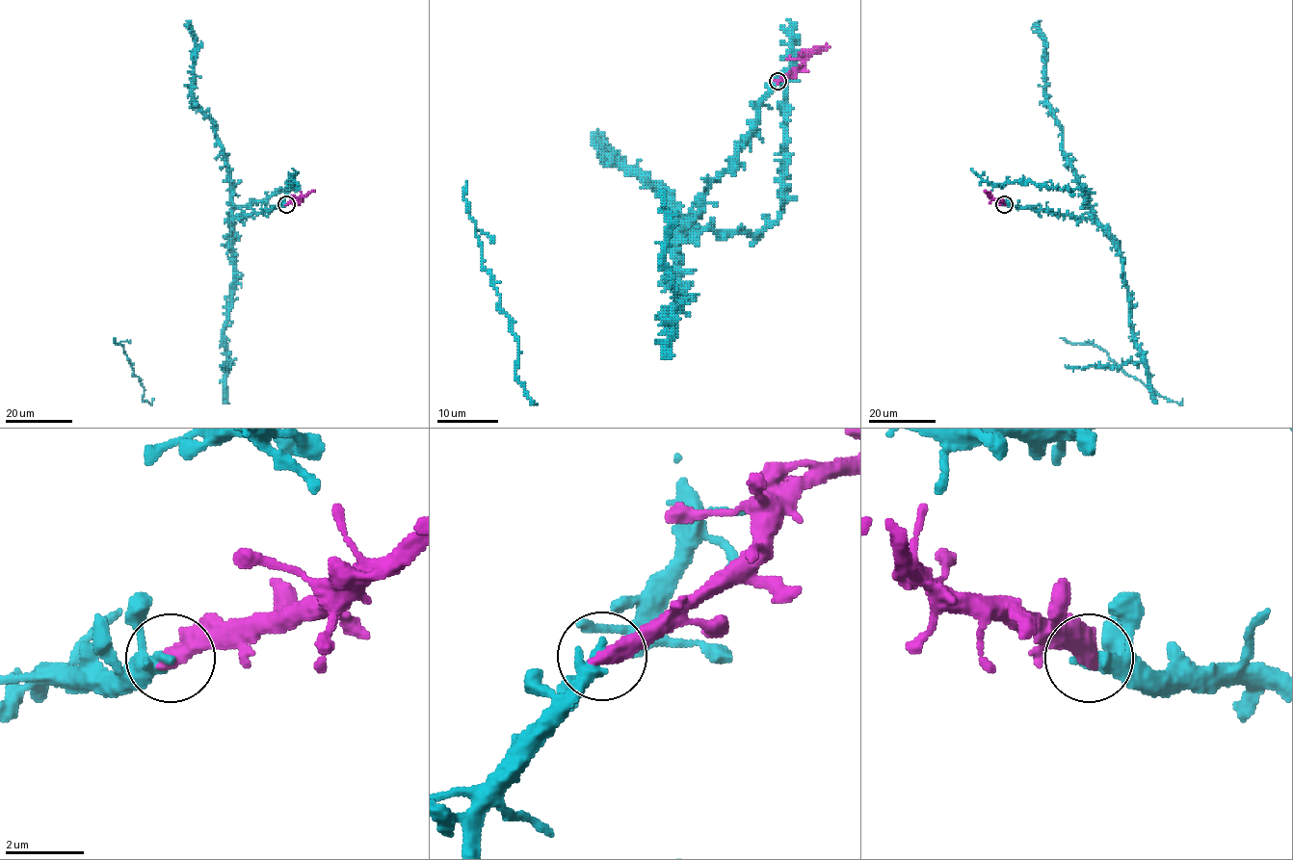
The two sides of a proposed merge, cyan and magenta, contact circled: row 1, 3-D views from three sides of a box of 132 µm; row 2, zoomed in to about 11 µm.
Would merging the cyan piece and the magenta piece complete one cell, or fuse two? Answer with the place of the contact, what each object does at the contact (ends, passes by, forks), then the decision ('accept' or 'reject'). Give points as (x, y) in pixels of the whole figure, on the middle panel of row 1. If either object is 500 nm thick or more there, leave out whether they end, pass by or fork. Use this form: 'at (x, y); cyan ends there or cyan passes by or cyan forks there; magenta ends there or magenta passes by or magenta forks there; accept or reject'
at (778, 81); accept

